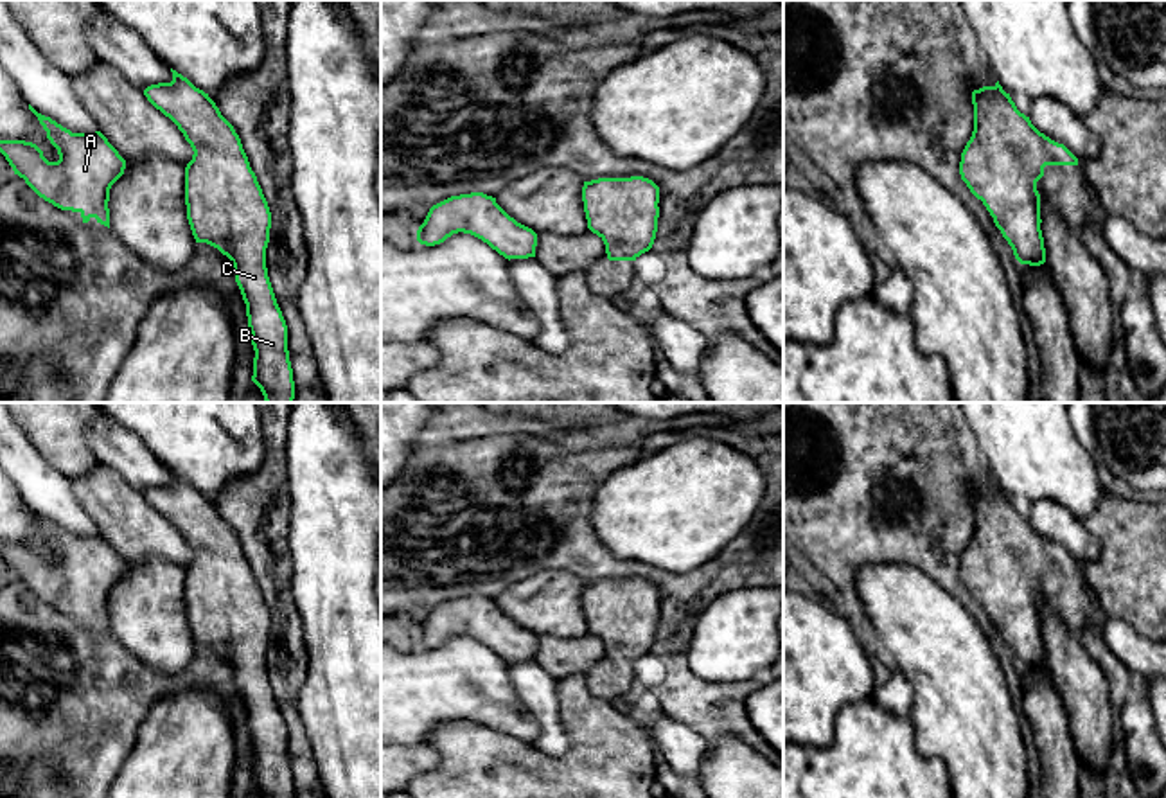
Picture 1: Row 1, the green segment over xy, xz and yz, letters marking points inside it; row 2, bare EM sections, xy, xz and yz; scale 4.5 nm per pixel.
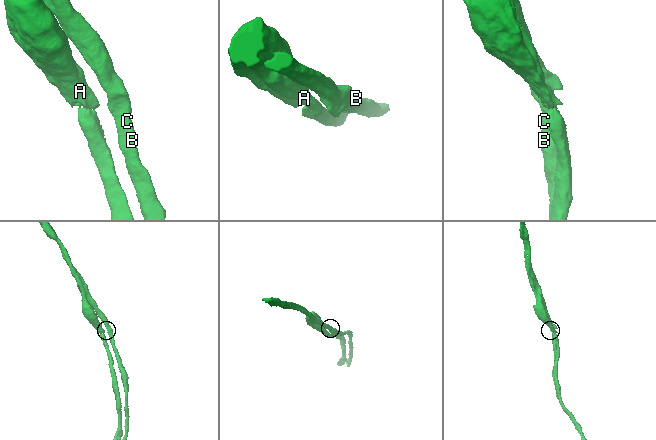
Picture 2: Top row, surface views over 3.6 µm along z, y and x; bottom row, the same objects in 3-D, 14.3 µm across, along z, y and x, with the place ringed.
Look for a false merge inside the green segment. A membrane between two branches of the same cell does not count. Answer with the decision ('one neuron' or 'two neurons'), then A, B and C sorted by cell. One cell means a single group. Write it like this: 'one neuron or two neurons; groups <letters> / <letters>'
one neuron; groups A B C

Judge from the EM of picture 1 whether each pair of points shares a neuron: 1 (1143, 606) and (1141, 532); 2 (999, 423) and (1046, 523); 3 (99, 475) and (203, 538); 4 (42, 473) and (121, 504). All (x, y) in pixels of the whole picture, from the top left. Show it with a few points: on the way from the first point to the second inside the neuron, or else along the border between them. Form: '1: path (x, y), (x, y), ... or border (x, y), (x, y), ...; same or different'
1: path (1143, 588), (1143, 550); same
2: border (1033, 500), (1059, 502), (1075, 514); different
3: path (124, 500), (157, 532), (178, 532); same
4: border (67, 480), (72, 495), (92, 520); different

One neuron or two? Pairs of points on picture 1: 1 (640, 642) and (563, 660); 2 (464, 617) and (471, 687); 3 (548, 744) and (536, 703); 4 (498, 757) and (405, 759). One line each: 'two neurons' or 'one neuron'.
1: one neuron
2: two neurons
3: one neuron
4: two neurons

